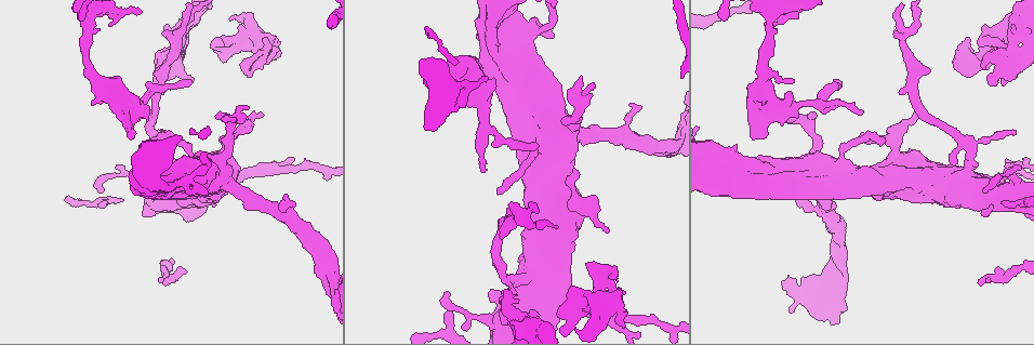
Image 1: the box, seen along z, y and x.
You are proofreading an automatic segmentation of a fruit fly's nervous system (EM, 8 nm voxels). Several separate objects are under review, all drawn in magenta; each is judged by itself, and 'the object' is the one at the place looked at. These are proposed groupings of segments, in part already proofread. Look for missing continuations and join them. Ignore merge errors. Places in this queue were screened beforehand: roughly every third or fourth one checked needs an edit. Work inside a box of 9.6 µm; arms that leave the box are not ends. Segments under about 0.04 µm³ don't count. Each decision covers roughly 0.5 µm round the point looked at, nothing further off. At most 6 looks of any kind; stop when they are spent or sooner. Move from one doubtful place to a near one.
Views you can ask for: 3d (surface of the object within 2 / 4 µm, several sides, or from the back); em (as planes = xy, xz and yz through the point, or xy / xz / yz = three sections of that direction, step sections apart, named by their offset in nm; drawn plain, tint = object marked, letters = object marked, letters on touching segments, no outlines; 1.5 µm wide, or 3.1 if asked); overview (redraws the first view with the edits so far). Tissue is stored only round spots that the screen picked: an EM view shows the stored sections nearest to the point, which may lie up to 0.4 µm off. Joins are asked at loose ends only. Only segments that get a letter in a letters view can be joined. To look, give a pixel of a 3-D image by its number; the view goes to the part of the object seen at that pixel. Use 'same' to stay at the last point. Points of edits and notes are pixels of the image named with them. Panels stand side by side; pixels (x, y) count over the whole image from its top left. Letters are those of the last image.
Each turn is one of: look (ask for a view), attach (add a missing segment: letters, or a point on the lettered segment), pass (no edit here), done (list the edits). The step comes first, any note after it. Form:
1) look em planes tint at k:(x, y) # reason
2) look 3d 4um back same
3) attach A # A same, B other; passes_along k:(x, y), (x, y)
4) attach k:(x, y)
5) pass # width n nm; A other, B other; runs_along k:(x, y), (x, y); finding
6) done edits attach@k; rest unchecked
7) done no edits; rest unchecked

look em planes letters at 1:(116, 15) # free end

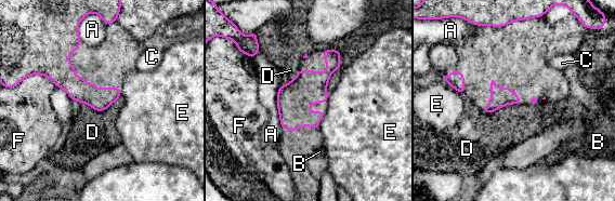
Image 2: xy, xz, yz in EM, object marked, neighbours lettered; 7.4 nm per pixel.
pass # width 140 nm; A other, B other, C other, D other, E other, F other; runs_along 2:(337, 53), (284, 125); no lettered segment goes on from it

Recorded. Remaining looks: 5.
look em planes tint at 1:(863, 112) # tapers out

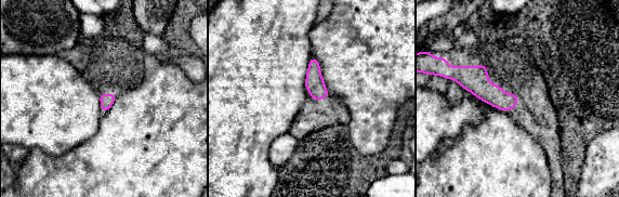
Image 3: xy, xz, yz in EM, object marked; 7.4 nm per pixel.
look em planes letters same # what lies round it

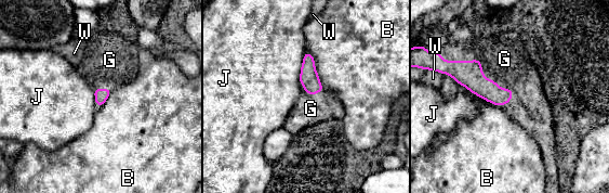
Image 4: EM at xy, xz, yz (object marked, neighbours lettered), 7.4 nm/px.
attach G # width 100 nm; B other, G same, J other, W other; passes_along 4:(468, 74), (495, 84), (504, 59); it goes on there

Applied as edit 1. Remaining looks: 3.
look em yz step 8 tint at 1:(969, 37) # free end

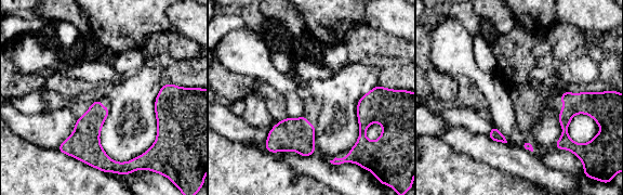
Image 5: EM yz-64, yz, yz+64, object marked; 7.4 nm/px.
look em xz step 8 letters same

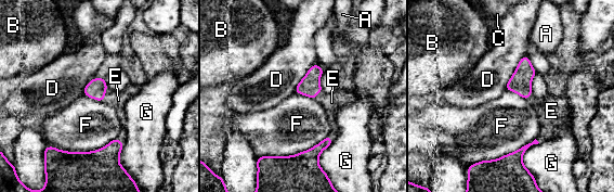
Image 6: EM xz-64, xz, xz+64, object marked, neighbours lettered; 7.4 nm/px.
attach E # width 140 nm; A other, B other, C other, D other, E same, F other, G other; the neuron continues

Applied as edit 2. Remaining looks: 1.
done edits attach@4, attach@6; rest unchecked

